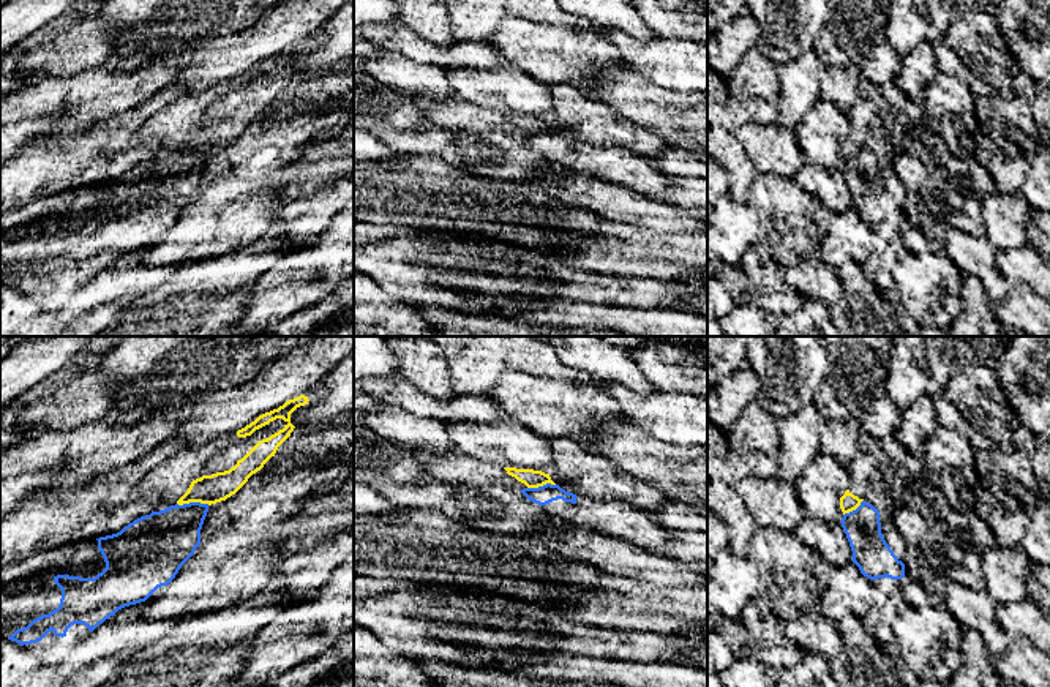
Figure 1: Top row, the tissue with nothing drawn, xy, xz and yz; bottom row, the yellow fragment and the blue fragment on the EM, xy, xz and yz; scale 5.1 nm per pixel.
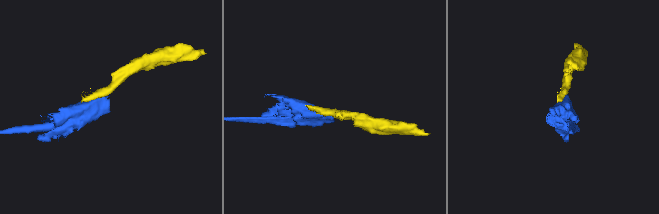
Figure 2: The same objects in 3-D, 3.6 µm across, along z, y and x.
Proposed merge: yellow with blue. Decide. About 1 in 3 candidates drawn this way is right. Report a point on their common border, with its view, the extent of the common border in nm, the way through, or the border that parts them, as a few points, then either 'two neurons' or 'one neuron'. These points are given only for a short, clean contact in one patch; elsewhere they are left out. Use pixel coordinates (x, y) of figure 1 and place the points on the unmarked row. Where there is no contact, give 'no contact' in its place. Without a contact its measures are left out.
contact xy (193, 147); length 170 nm; border xy (177, 149), (209, 150); two neurons

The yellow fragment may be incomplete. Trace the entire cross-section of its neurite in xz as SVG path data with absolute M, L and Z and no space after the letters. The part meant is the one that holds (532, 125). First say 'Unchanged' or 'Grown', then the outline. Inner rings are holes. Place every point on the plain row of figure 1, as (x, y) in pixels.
Grown. M414 96L423 118L433 126L448 130L478 130L486 133L501 131L510 136L538 134L546 130L556 131L549 120L534 115L499 114L486 111L459 98L431 99Z

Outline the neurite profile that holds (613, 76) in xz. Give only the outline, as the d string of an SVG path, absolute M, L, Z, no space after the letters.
M609 69L600 71L592 77L592 84L603 82L603 84L622 84L630 82L633 79L628 69Z

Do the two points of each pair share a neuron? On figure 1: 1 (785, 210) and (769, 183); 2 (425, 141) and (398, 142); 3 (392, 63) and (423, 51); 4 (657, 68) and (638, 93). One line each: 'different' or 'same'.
1: same
2: same
3: different
4: different

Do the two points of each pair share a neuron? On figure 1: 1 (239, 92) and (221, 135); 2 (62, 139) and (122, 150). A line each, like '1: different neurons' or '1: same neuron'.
1: different neurons
2: different neurons

